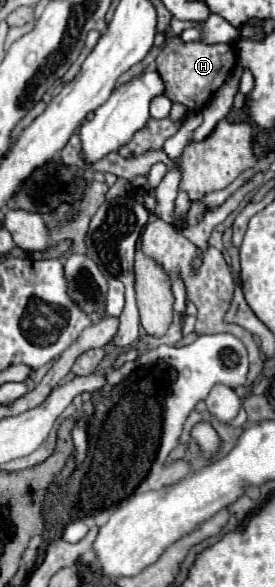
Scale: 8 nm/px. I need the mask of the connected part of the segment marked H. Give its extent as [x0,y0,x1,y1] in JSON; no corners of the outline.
[155,37,237,113]

